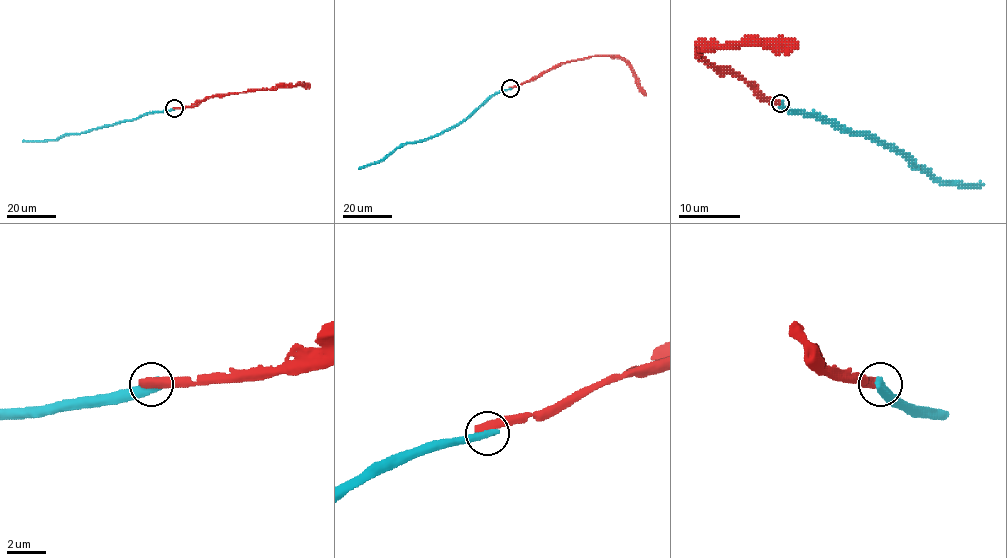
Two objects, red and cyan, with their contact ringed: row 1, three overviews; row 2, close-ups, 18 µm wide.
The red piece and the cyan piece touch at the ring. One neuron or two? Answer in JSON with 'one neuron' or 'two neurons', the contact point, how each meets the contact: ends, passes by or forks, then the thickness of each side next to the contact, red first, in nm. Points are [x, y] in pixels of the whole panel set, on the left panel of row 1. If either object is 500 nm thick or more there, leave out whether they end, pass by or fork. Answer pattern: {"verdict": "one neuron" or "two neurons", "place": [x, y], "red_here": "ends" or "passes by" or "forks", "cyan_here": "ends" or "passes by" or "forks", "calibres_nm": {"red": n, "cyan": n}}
{"verdict": "two neurons", "place": [174, 108], "calibres_nm": {"red": 550, "cyan": 550}}

